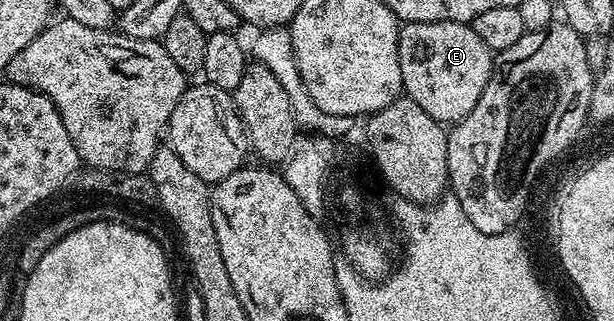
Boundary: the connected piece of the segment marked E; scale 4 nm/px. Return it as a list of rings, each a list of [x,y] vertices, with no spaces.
[[[438,20],[437,22],[404,23],[399,30],[399,57],[403,92],[429,118],[444,126],[463,120],[481,99],[491,77],[493,53],[470,24]]]

